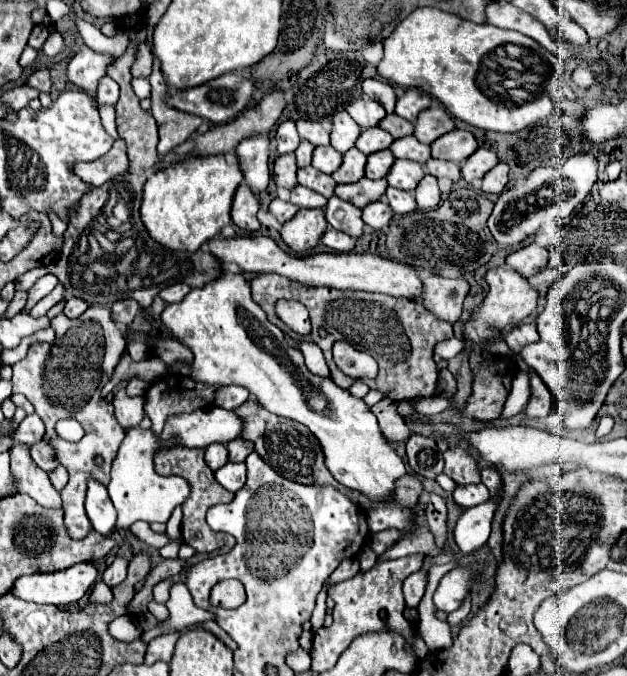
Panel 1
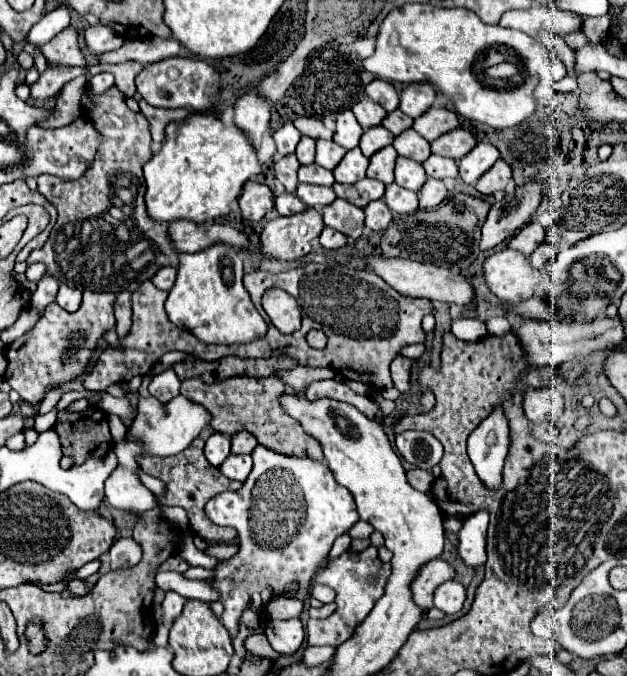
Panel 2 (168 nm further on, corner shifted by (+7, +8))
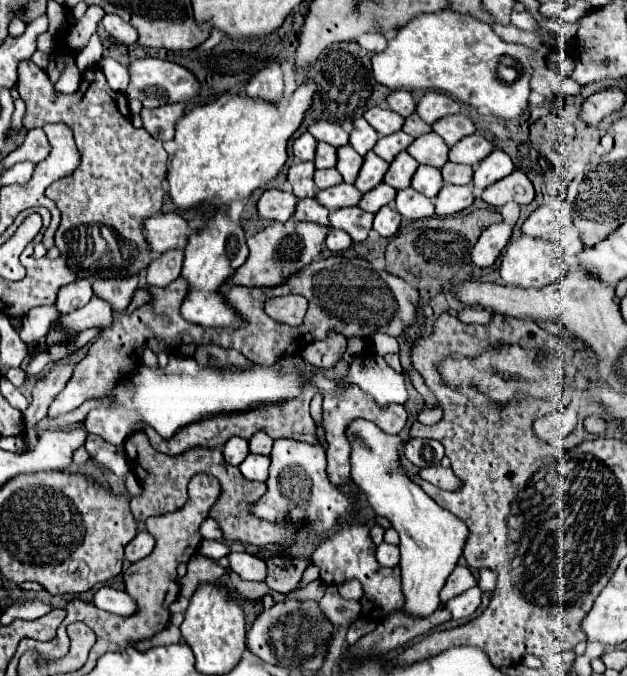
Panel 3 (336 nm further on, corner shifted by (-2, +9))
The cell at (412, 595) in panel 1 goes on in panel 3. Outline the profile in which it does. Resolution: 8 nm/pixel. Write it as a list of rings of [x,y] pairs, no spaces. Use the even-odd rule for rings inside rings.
[[[457,565],[457,567],[453,569],[453,573],[447,577],[447,581],[445,581],[445,585],[443,585],[439,597],[441,597],[441,601],[445,603],[445,601],[449,601],[451,597],[455,597],[455,595],[459,595],[459,593],[463,593],[465,589],[475,587],[475,585],[477,585],[477,581],[475,581],[473,573],[469,571],[469,567]]]

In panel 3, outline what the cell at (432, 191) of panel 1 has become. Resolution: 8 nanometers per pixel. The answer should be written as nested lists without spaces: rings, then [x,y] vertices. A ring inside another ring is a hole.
[[[443,183],[443,189],[439,195],[433,199],[435,201],[435,213],[445,217],[445,215],[455,215],[469,207],[473,203],[473,193],[469,191],[467,185],[451,185]]]

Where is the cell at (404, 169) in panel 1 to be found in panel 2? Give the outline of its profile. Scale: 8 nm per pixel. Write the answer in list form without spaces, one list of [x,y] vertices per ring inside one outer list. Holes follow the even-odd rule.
[[[398,156],[398,160],[396,160],[394,174],[396,174],[396,184],[406,190],[412,190],[412,192],[420,192],[420,188],[424,186],[424,182],[428,178],[422,164],[412,162],[410,158],[402,158],[402,156]]]

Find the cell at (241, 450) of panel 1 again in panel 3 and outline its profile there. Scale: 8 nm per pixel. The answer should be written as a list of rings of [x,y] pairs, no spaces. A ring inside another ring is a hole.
[[[257,431],[251,439],[249,439],[249,449],[251,453],[259,453],[259,455],[269,455],[271,453],[271,445],[273,445],[273,439],[263,433],[263,431]]]

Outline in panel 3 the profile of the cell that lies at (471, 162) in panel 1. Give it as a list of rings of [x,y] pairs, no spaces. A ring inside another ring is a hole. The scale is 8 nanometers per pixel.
[[[493,149],[483,161],[477,163],[477,167],[473,169],[473,181],[479,189],[489,187],[491,183],[507,177],[513,171],[513,161],[509,159],[509,155],[503,149]]]

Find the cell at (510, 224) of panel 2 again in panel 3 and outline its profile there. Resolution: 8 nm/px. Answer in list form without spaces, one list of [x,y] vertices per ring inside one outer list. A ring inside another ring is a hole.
[[[493,223],[491,227],[487,227],[477,245],[473,247],[473,253],[471,253],[471,259],[477,267],[489,267],[495,263],[495,259],[501,255],[503,247],[507,245],[507,241],[511,239],[511,233],[513,233],[513,223]]]

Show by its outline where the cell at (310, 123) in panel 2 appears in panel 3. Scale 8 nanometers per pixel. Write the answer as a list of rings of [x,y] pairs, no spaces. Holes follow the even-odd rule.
[[[317,121],[313,123],[309,129],[307,129],[317,141],[325,141],[333,147],[341,147],[341,145],[347,145],[349,143],[349,135],[335,123],[329,123],[329,121]]]

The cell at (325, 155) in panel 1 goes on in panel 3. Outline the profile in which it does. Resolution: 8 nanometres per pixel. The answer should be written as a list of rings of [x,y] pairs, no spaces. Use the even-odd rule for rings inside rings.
[[[343,145],[343,147],[337,149],[337,165],[335,165],[335,169],[343,175],[345,183],[355,181],[361,165],[363,165],[363,157],[351,145]]]

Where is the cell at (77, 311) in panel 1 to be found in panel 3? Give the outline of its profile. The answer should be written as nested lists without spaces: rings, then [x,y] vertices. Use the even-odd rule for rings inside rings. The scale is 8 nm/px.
[[[87,279],[73,281],[71,285],[65,285],[59,291],[57,309],[59,309],[59,313],[71,313],[71,311],[87,305],[91,301],[91,297],[93,297],[93,291],[91,291],[91,283]]]

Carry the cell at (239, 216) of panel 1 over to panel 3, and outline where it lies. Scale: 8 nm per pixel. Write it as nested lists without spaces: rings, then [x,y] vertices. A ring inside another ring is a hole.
[[[269,189],[261,195],[261,199],[257,203],[257,211],[263,219],[287,221],[295,211],[295,203],[297,203],[297,197],[293,193]]]

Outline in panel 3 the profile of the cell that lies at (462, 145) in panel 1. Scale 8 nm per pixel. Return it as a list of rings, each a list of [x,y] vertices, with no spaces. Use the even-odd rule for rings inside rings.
[[[473,133],[473,135],[463,137],[449,149],[449,161],[475,167],[479,159],[485,159],[491,151],[493,151],[493,143],[485,135]]]

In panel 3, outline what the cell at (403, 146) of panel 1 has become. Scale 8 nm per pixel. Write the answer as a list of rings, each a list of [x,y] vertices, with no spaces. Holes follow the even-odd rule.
[[[433,131],[423,133],[407,147],[407,153],[417,163],[425,163],[425,165],[433,165],[433,167],[441,167],[447,161],[447,151],[449,151],[449,147],[445,145],[445,141]]]

